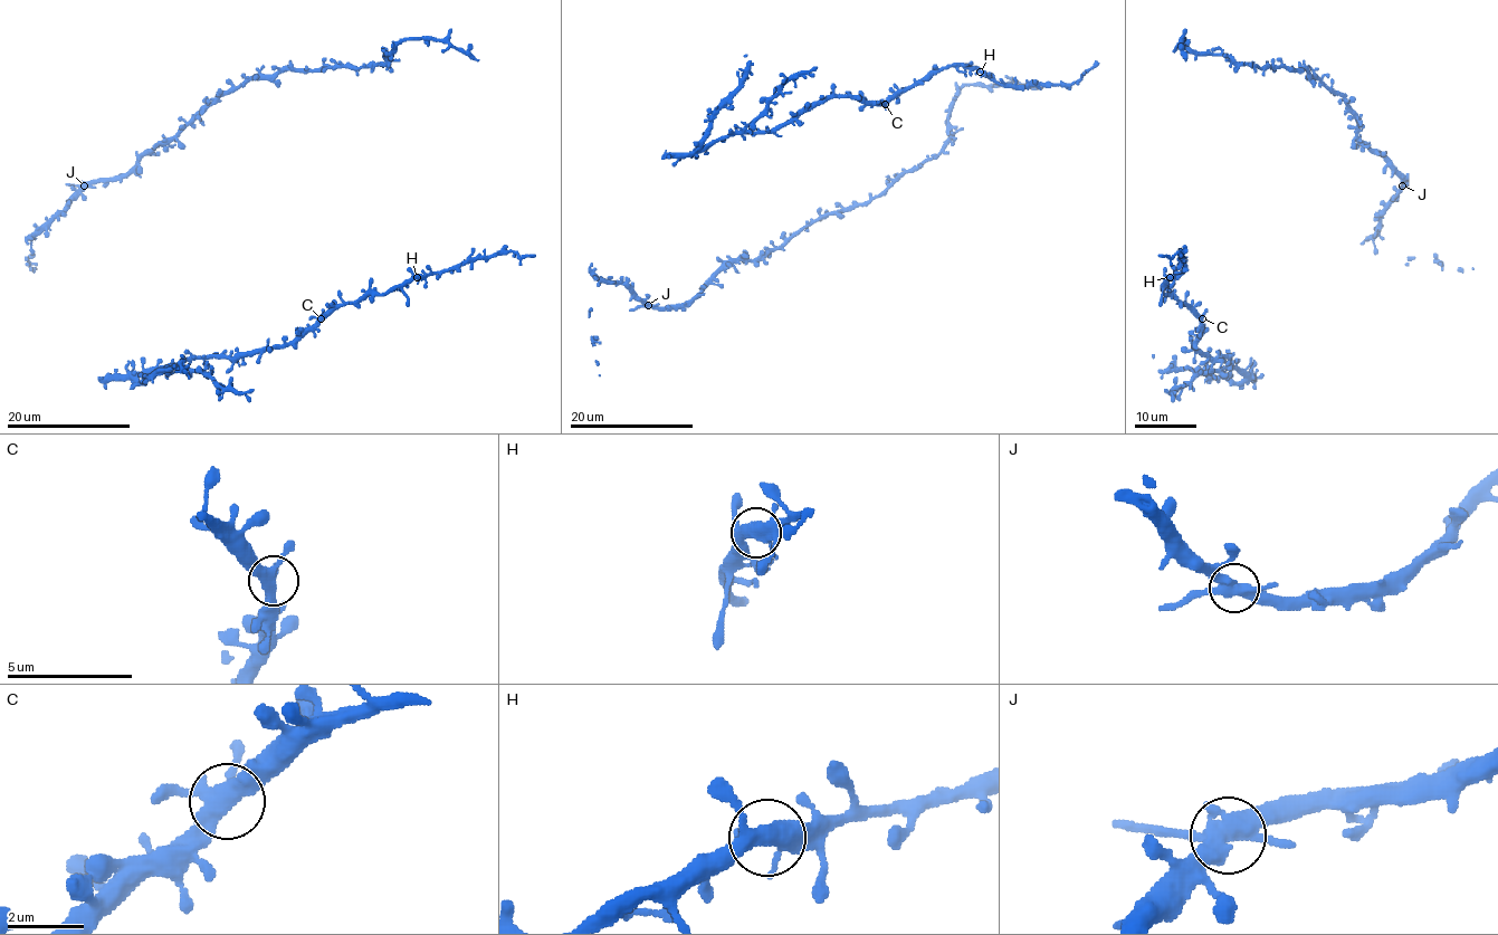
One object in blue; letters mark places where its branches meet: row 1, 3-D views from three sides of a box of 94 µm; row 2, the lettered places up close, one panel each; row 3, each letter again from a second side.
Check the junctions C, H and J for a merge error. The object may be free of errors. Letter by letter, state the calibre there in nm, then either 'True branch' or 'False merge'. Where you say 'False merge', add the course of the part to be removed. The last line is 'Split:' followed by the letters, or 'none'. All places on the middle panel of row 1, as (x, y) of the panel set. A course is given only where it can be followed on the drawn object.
C: Thickness 420 nm. True branch
H: Thickness 420 nm. True branch
J: Thickness 440 nm. False merge. Course of the part to remove: (648, 304), (629, 311)
Split: J

